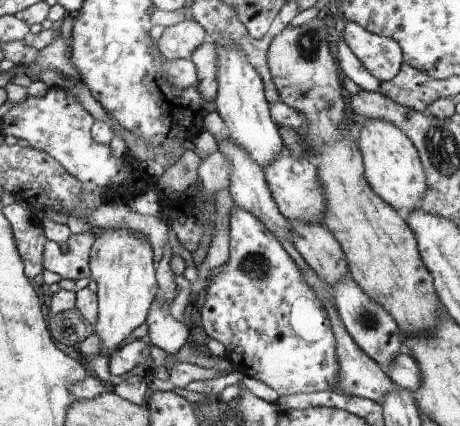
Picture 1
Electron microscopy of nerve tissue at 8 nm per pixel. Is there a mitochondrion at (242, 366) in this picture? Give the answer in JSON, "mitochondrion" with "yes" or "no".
{"mitochondrion":"no"}

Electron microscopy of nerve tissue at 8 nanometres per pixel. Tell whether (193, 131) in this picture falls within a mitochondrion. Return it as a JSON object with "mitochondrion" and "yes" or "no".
{"mitochondrion":"no"}

